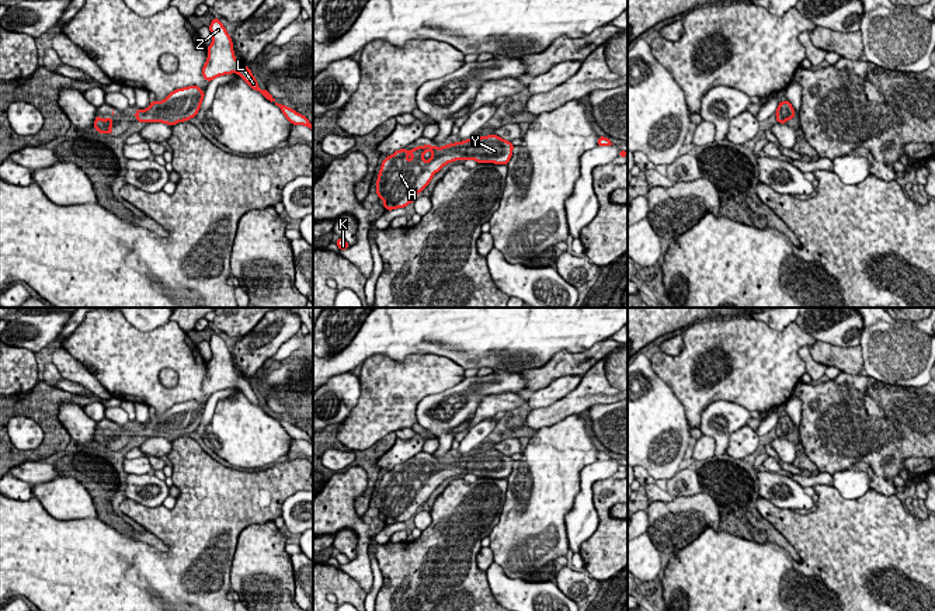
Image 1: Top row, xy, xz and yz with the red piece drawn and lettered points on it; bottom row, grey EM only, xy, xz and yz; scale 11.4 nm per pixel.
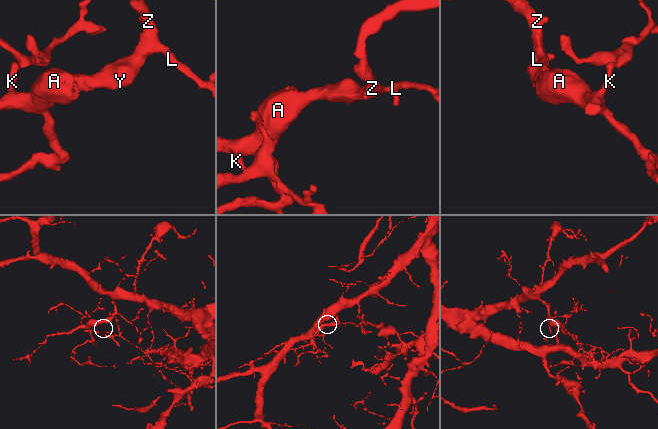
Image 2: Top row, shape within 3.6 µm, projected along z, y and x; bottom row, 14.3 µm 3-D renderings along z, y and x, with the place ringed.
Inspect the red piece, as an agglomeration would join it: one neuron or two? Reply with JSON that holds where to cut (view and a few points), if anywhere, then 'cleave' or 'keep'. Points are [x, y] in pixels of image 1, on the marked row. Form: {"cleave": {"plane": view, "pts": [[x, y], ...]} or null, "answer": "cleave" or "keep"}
{"cleave": null, "answer": "keep"}

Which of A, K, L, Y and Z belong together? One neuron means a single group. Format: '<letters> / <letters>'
A K L Y Z

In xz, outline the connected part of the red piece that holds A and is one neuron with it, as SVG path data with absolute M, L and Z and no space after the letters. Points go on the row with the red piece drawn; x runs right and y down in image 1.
M497 135L470 138L442 147L425 145L413 150L400 149L387 156L376 180L376 194L385 201L382 208L404 208L427 188L434 174L455 160L507 164L514 145Z

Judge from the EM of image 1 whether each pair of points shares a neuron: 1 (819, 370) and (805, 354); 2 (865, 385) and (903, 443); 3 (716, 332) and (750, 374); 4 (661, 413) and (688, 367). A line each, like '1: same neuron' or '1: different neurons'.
1: same neuron
2: same neuron
3: same neuron
4: different neurons

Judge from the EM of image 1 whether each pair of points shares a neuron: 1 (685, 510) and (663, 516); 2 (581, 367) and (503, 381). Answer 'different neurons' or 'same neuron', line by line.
1: same neuron
2: different neurons

